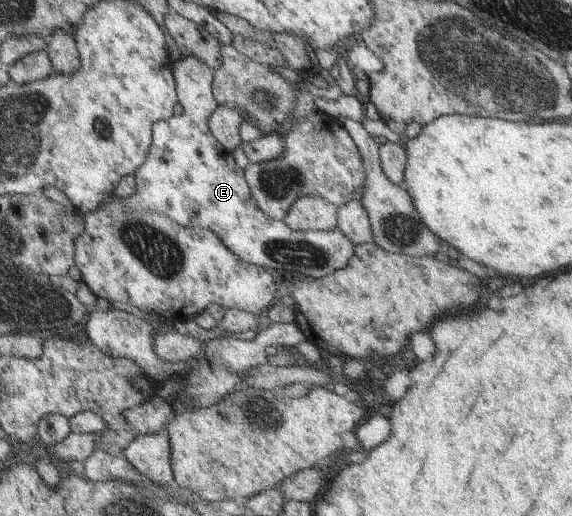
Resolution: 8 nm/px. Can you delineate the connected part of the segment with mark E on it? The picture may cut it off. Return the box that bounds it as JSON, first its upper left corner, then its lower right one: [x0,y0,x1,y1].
[123,55,355,279]

